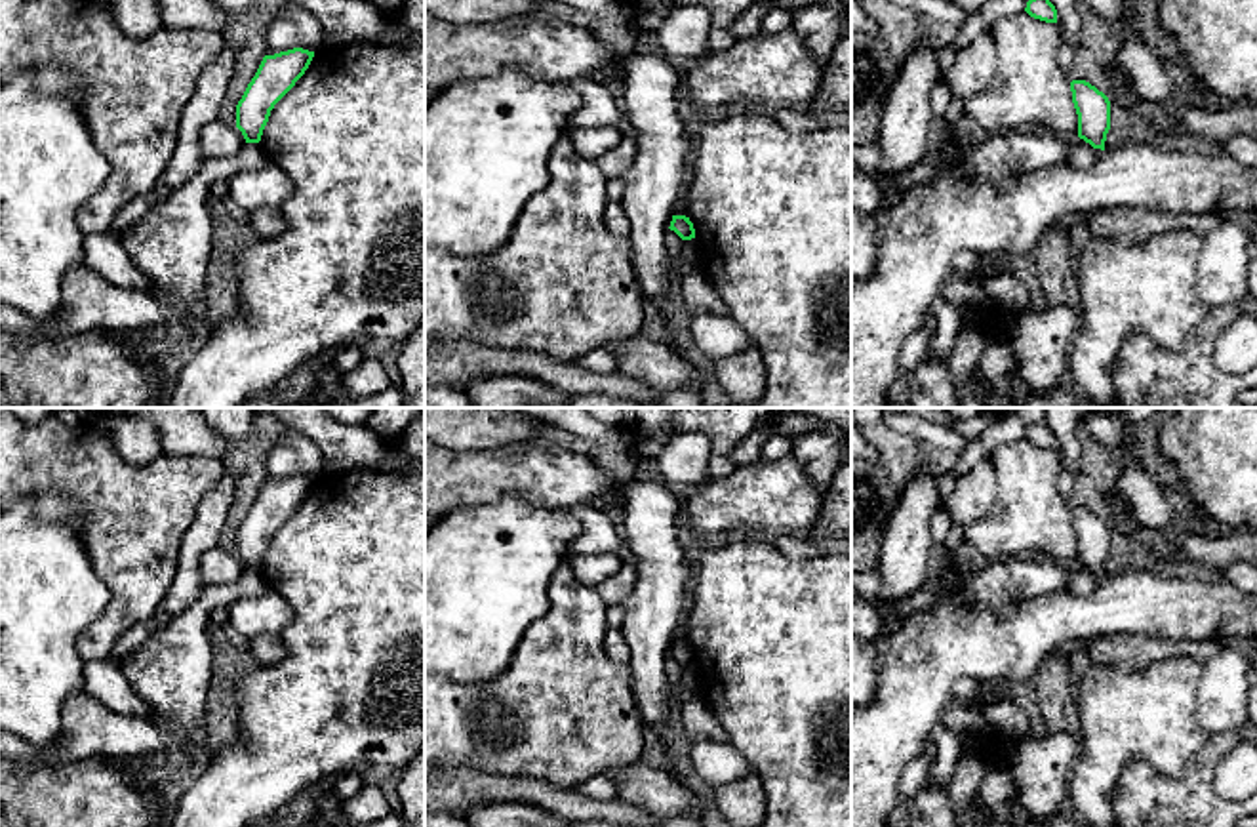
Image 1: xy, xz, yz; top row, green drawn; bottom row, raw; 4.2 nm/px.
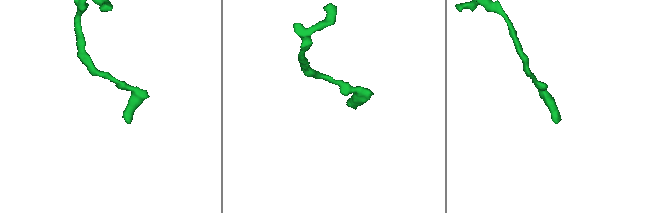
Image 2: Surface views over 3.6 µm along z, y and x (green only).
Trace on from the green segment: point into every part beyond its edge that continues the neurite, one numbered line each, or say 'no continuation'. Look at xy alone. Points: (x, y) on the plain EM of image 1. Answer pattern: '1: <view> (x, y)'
no continuation

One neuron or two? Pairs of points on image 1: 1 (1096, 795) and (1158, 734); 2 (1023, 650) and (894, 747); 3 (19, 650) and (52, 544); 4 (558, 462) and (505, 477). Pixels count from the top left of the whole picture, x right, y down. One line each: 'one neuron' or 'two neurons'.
1: one neuron
2: one neuron
3: one neuron
4: one neuron

